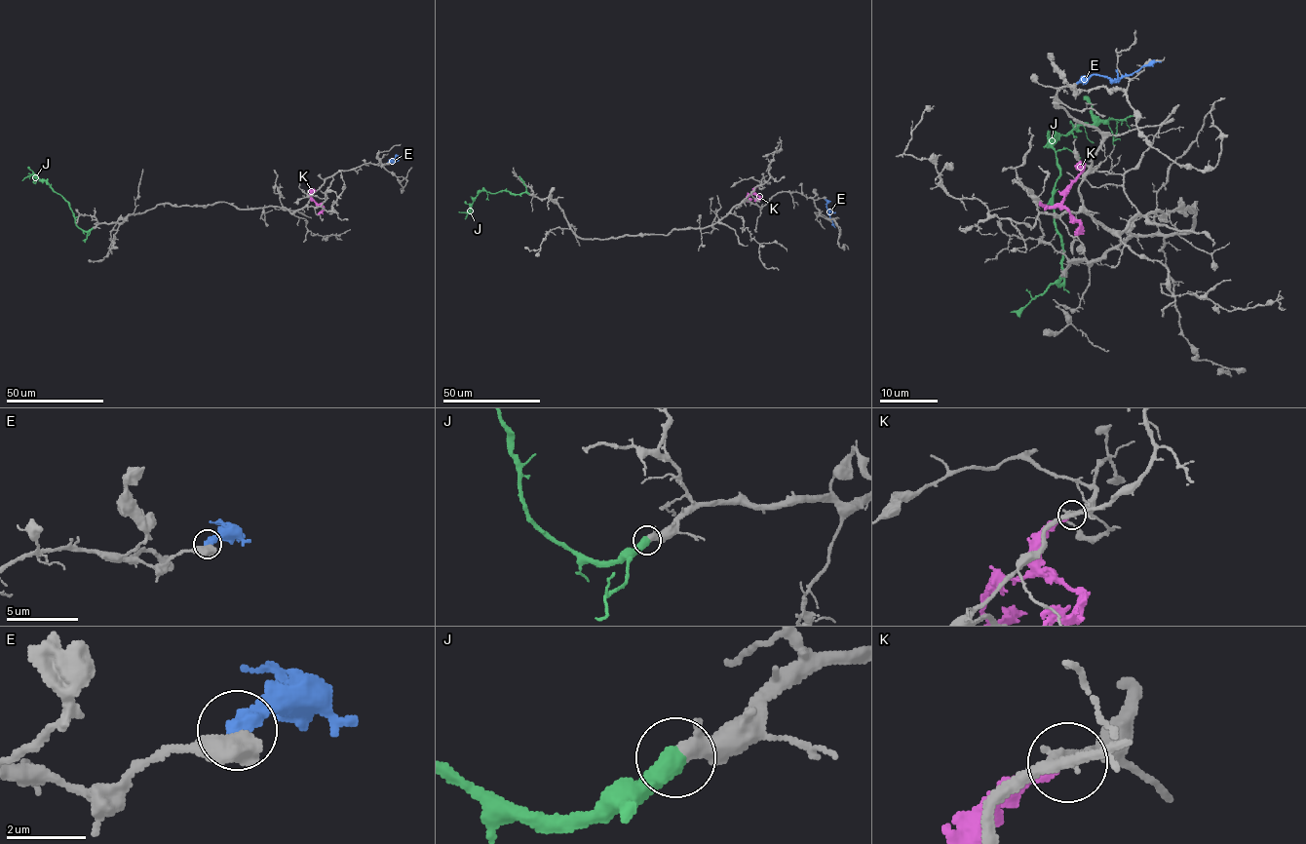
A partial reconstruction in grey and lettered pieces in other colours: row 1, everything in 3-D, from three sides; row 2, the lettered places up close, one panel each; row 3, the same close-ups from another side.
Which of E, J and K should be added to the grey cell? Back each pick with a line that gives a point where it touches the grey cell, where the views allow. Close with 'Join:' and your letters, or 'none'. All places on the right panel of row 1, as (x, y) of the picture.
E: (1077, 84)
J: (1061, 276)
Join: E, J

